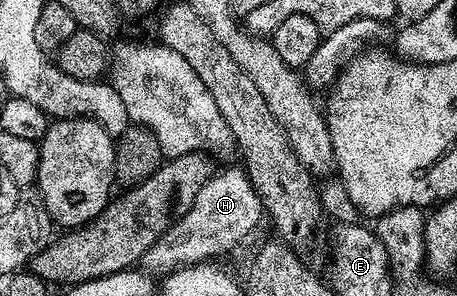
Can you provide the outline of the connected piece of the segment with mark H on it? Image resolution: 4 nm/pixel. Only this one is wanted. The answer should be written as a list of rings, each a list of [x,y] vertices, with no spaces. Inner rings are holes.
[[[241,167],[215,171],[208,183],[196,194],[192,210],[178,217],[174,225],[141,258],[140,264],[147,273],[161,278],[167,272],[201,264],[216,258],[220,252],[234,248],[258,223],[264,220],[262,199]]]

